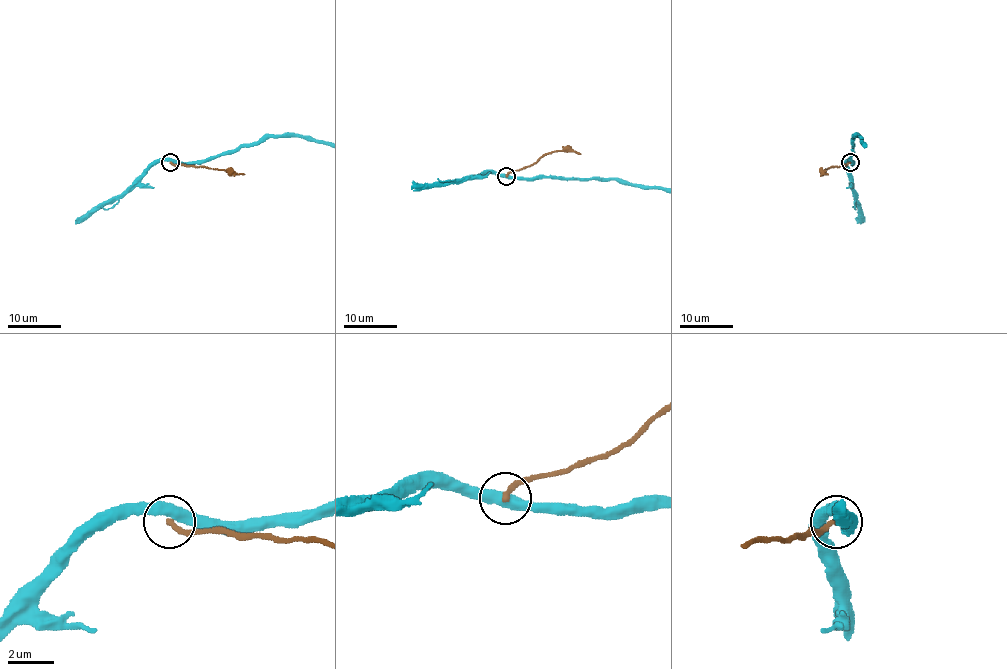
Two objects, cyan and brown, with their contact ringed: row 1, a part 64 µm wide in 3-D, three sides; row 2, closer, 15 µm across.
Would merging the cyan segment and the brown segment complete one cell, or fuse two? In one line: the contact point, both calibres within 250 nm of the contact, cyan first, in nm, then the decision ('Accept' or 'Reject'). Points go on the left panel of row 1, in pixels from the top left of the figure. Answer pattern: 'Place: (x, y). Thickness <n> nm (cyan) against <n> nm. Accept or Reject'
Place: (170, 162). Thickness 480 nm (cyan) against 240 nm. Reject

